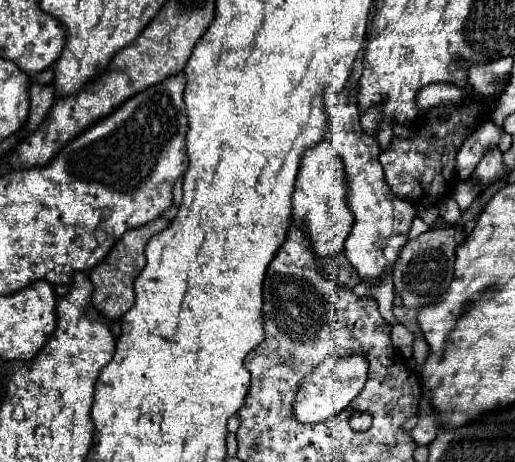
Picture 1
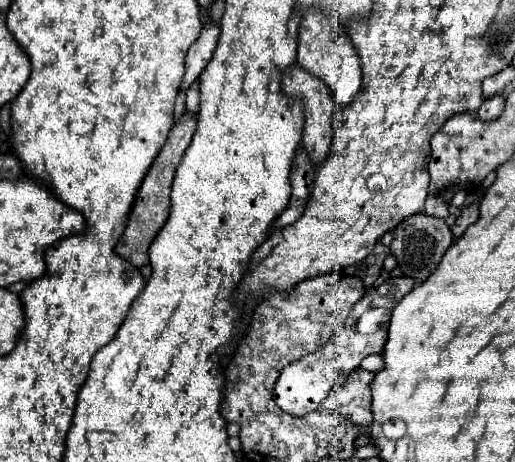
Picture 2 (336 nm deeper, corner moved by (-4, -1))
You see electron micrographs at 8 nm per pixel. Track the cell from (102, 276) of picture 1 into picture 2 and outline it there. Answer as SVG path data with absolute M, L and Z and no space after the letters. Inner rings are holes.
M184 114L180 118L180 122L170 130L170 136L164 144L164 148L160 150L160 154L156 156L154 164L150 166L146 178L142 180L142 186L136 194L136 202L128 214L128 220L126 220L126 228L124 228L124 234L120 238L120 242L116 244L116 254L124 260L128 260L132 266L136 268L142 268L148 264L148 248L154 240L154 236L158 234L158 230L164 226L166 218L168 218L168 212L170 212L170 188L172 188L172 180L174 180L174 174L176 174L176 168L184 156L184 150L188 148L190 140L192 140L192 134L196 130L196 116L190 116L190 114Z

